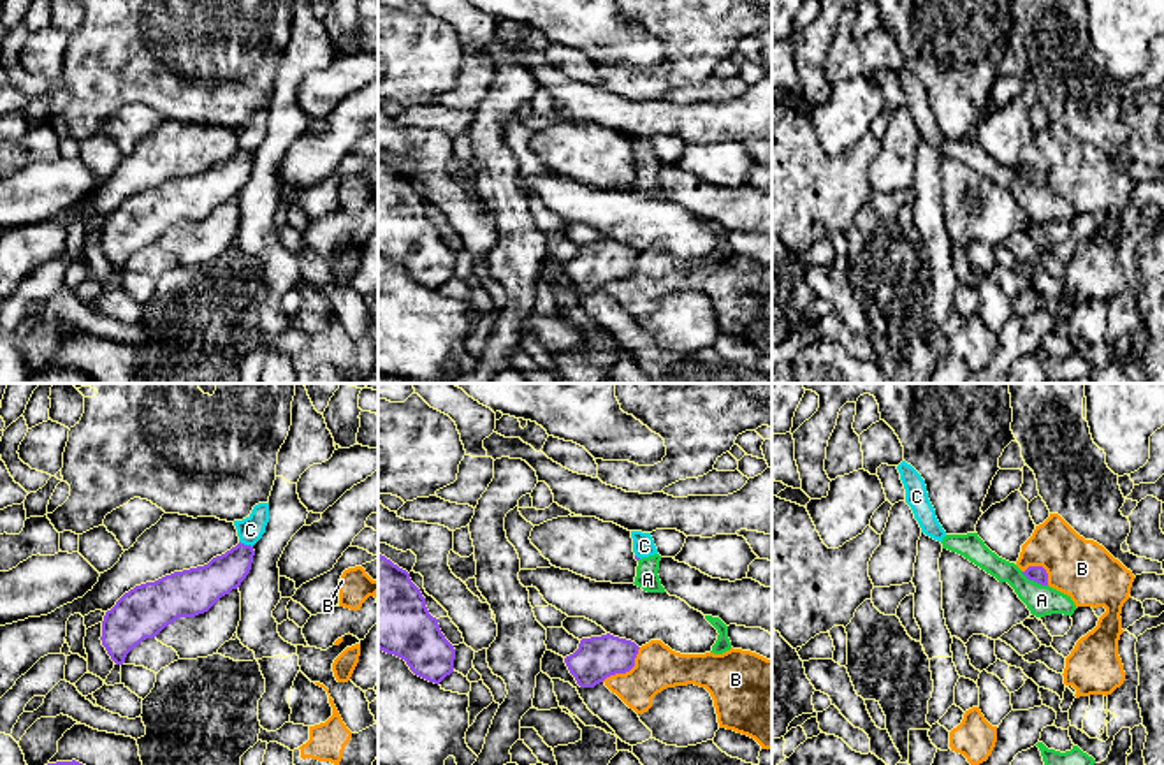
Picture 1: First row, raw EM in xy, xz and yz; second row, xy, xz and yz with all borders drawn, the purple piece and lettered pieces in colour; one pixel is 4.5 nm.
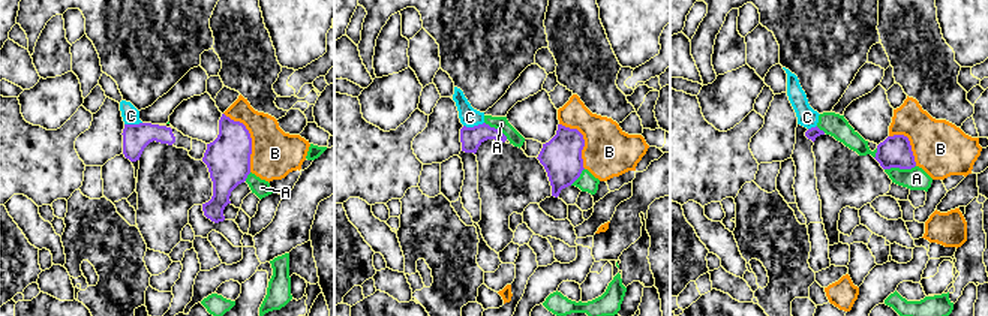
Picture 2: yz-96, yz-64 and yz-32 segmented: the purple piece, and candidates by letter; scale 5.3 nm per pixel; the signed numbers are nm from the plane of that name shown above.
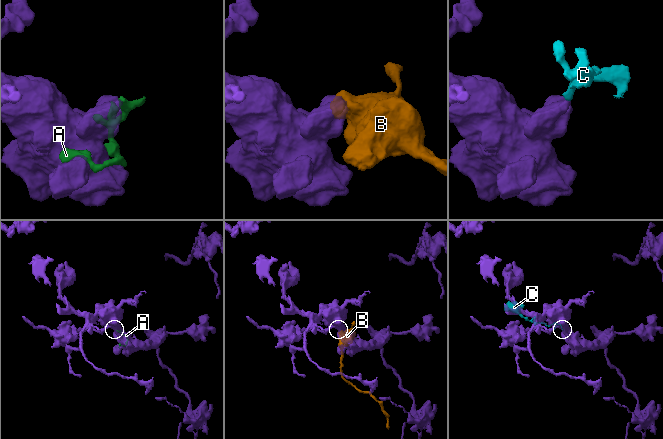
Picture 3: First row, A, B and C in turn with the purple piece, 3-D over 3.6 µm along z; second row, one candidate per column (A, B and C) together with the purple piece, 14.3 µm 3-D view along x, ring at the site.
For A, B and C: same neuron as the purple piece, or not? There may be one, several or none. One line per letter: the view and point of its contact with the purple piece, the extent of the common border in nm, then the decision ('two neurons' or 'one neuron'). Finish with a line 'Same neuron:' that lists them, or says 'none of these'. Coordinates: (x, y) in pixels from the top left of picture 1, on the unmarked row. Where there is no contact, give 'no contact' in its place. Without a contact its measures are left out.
A: meets purple in yz at (1034, 187); contact 140 nm long; two neurons
B: meets purple in xz at (626, 276); contact 240 nm long; two neurons
C: meets purple in xy at (247, 152); contact 70 nm long; two neurons
Same neuron: none of these

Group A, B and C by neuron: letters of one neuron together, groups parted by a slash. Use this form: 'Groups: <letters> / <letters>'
Groups: A C / B

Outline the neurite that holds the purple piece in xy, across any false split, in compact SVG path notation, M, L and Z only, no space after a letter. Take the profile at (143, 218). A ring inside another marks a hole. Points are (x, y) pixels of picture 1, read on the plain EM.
M237 149L207 171L174 178L135 192L105 218L102 251L116 271L146 244L155 244L179 223L207 218L222 202L237 195L251 176L255 157Z

